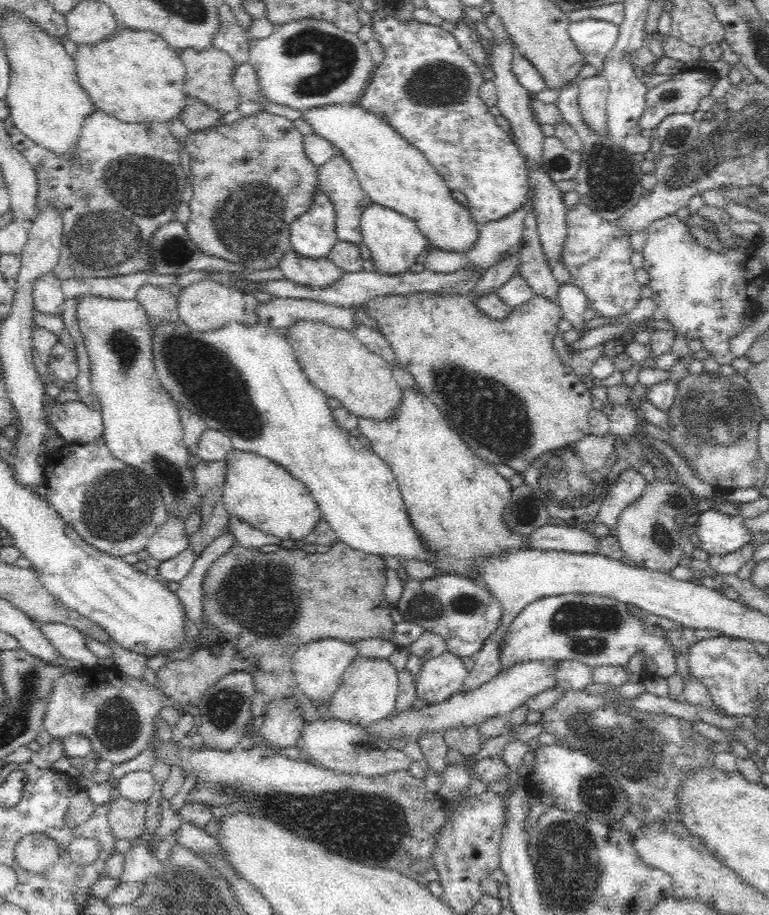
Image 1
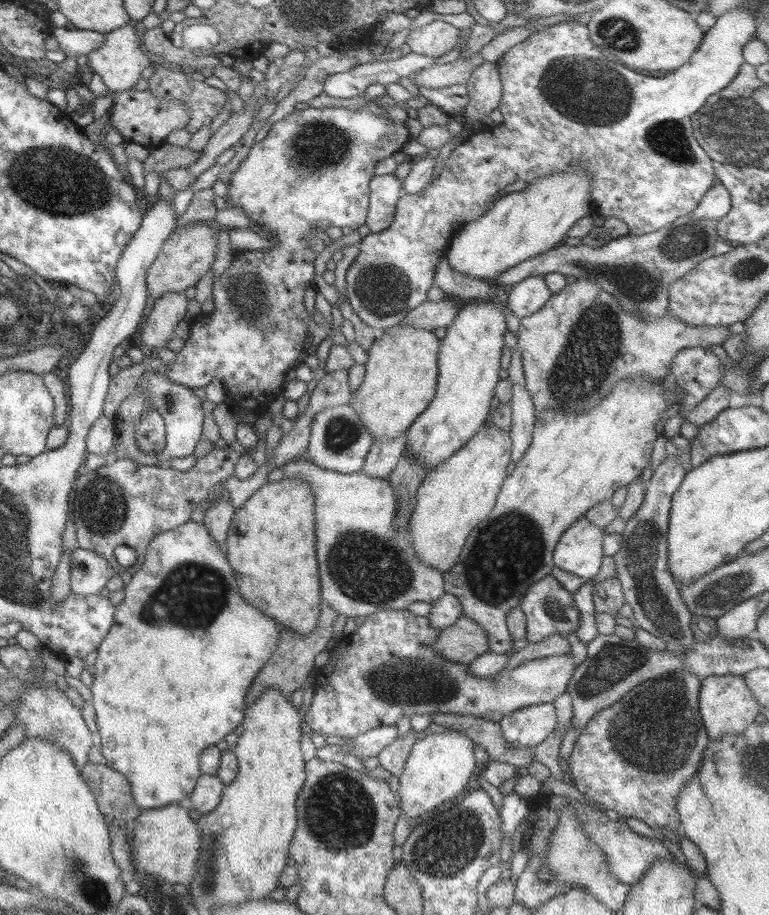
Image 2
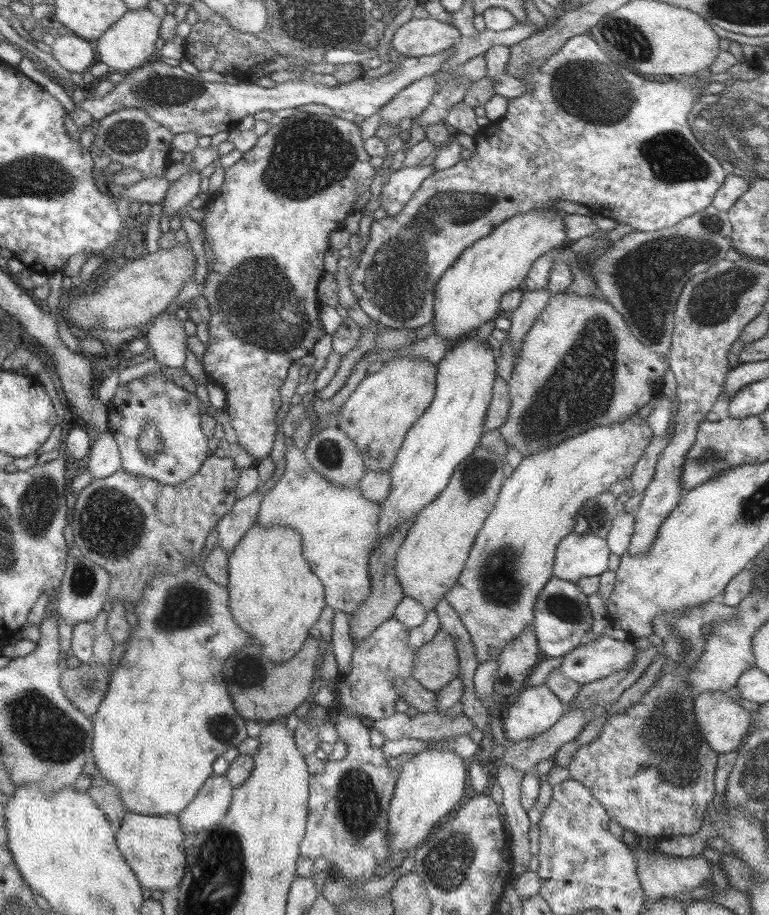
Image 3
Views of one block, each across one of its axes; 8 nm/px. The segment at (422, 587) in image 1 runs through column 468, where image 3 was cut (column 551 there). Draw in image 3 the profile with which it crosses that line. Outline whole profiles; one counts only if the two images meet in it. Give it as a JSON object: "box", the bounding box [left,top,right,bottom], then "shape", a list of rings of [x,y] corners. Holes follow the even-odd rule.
{"box":[531,576,593,658],"shape":[[[552,576],[535,599],[531,627],[538,650],[547,658],[560,658],[588,641],[586,633],[593,627],[588,609],[588,596],[583,594],[575,583]]]}

